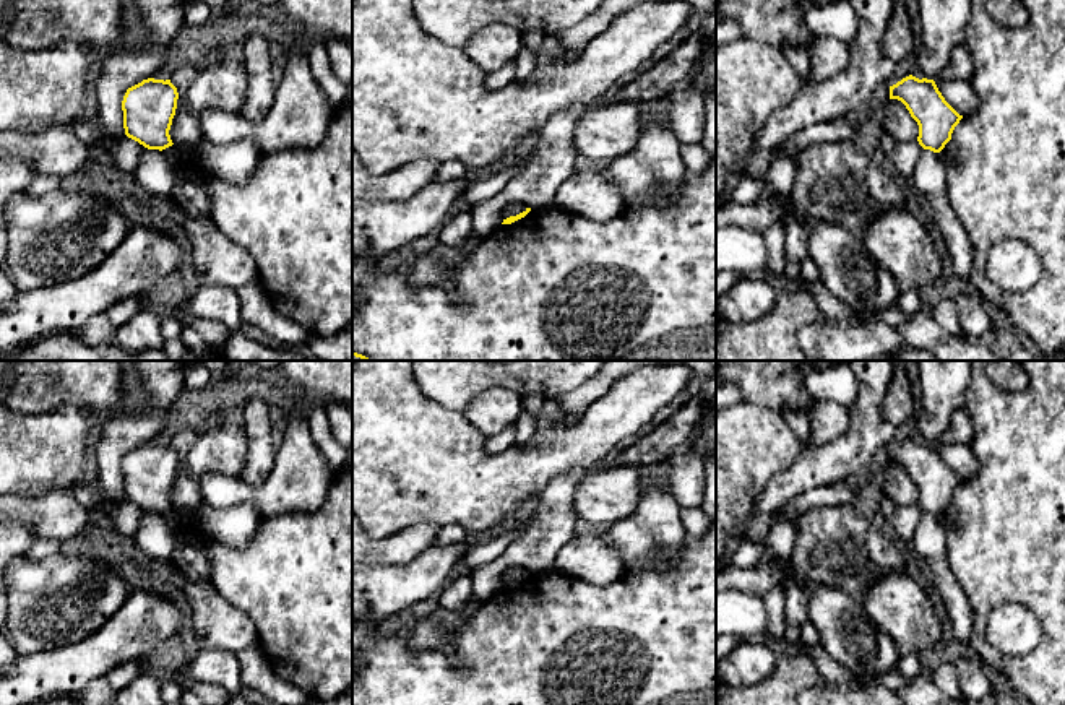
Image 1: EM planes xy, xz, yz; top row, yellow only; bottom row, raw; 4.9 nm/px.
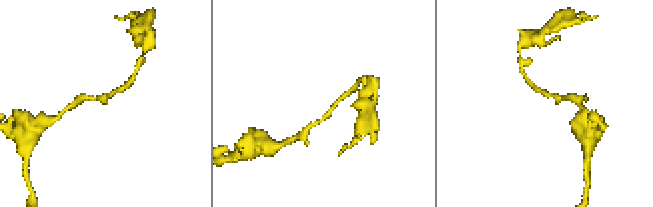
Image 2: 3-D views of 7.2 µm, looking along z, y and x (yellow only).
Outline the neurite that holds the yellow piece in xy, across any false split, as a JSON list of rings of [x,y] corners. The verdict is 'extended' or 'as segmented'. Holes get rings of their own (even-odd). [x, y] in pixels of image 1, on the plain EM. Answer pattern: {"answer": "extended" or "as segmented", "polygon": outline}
{"answer": "as segmented", "polygon": [[[148,442],[127,453],[122,474],[125,499],[148,513],[172,510],[169,499],[179,456],[170,443]]]}

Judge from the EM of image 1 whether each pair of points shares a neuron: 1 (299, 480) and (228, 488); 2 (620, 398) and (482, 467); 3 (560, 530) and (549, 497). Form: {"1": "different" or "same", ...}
{"1": "same", "2": "same", "3": "same"}

